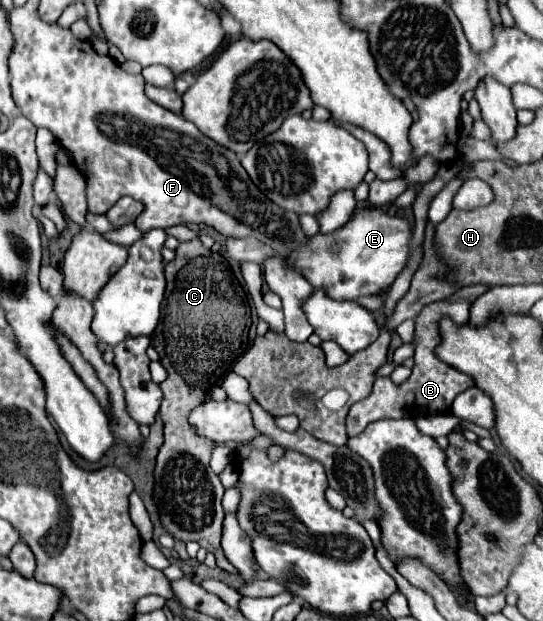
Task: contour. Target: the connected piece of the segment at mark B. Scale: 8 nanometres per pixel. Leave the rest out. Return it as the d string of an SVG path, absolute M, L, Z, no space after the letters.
M477 284L463 287L453 294L449 300L441 300L435 302L433 306L425 306L425 310L421 310L421 314L415 320L415 366L413 366L413 374L403 382L403 384L393 384L391 378L377 378L373 392L365 398L359 400L357 404L351 406L345 426L347 426L347 434L349 438L361 434L361 430L365 430L367 424L381 420L381 418L407 418L407 416L419 416L419 414L449 414L451 410L451 402L457 394L461 394L463 390L475 386L473 378L459 372L457 368L441 362L435 354L435 348L441 342L441 332L439 332L439 322L445 316L459 316L459 326L463 326L469 318L469 306L471 300L475 300L477 296L481 296L490 289L485 284Z

